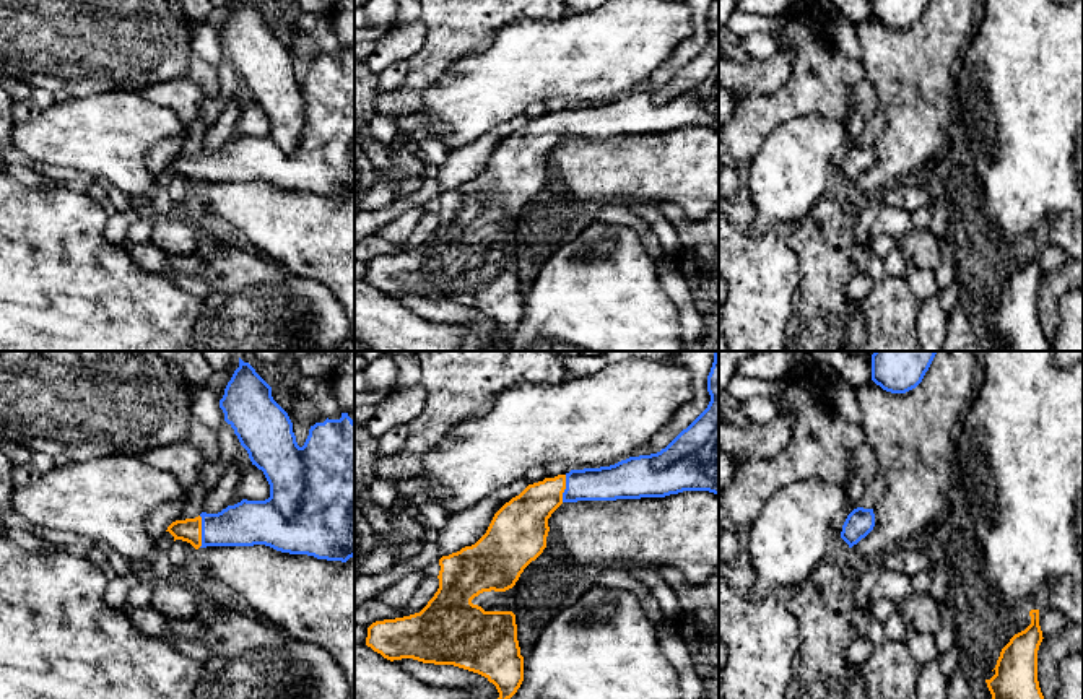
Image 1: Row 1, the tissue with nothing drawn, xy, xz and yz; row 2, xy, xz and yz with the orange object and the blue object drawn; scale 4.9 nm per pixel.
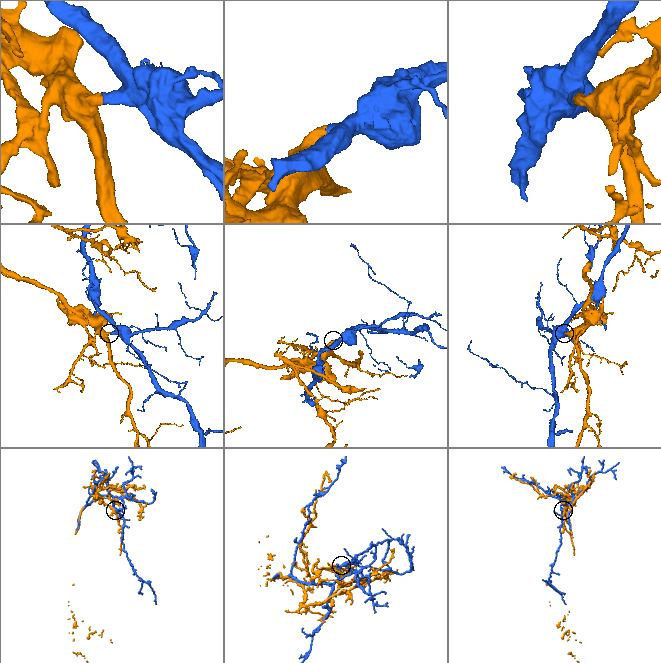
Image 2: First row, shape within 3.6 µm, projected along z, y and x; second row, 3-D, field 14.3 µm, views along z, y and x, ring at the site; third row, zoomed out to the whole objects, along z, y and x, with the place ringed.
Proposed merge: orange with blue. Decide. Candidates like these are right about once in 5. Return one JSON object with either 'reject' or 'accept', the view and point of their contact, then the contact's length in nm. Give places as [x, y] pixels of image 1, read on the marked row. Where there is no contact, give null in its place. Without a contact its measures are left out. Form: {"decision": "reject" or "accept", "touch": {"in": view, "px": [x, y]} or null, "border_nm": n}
{"decision": "reject", "touch": {"in": "xy", "px": [200, 532]}, "border_nm": 160}

